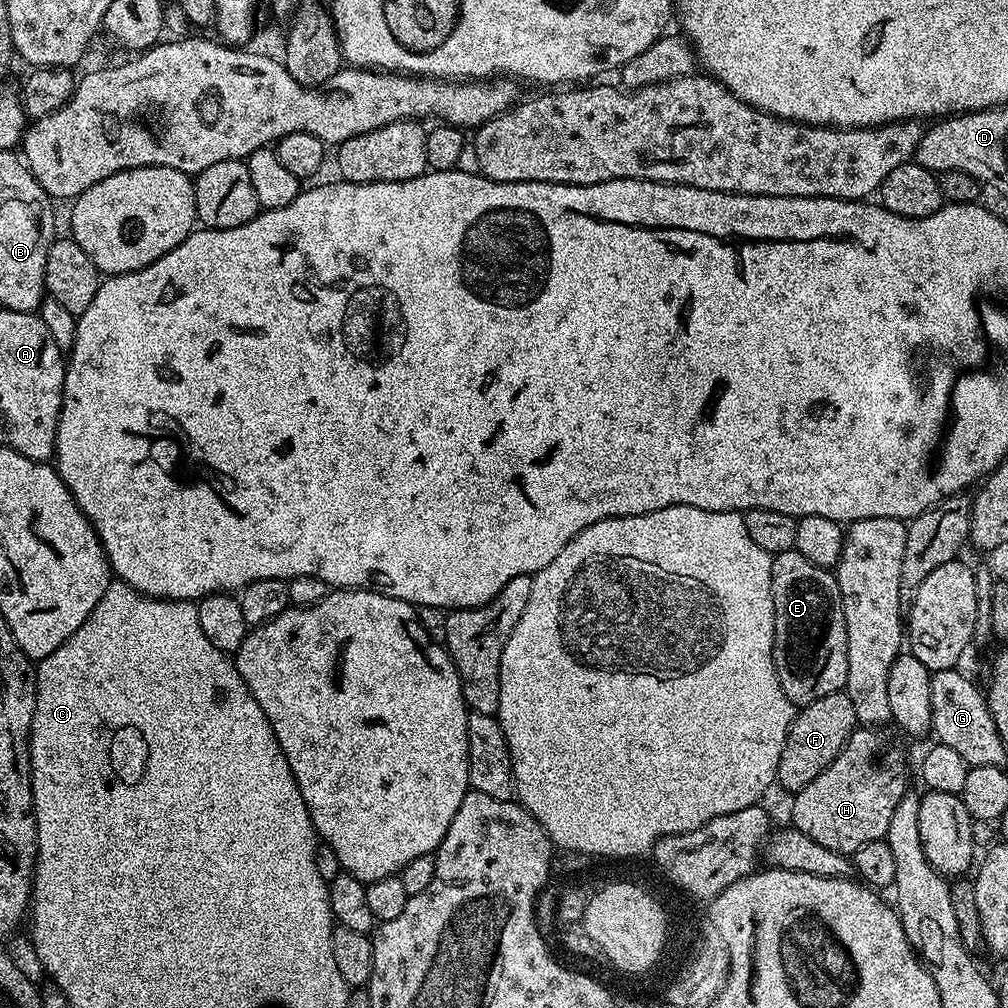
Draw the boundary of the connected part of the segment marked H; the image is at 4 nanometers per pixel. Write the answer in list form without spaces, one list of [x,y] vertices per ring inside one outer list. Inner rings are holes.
[[[860,726],[852,733],[846,742],[844,749],[810,782],[803,790],[795,793],[792,800],[792,820],[791,823],[802,834],[814,838],[814,842],[819,842],[830,850],[838,850],[845,854],[858,851],[866,842],[883,840],[890,830],[890,818],[894,815],[894,810],[898,807],[898,802],[910,791],[908,784],[908,768],[904,765],[904,752],[900,749],[900,744],[891,736],[876,726]]]

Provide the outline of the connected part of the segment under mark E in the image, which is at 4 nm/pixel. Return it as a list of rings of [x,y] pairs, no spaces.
[[[795,550],[772,557],[774,646],[772,657],[778,682],[793,706],[803,706],[841,691],[848,669],[846,618],[835,575],[814,566]]]

